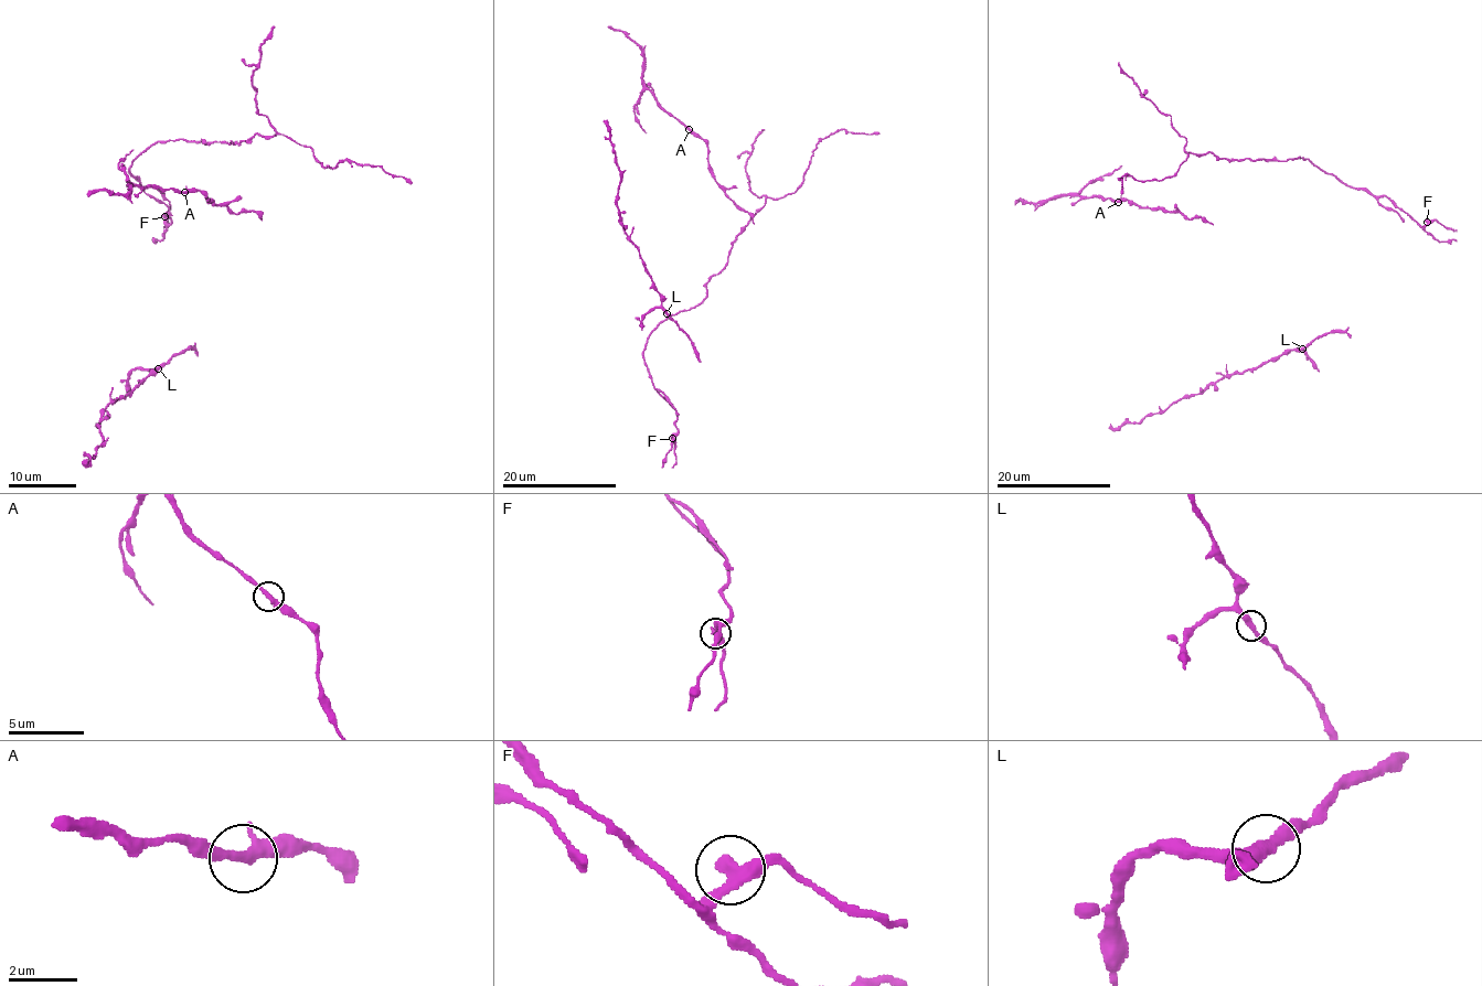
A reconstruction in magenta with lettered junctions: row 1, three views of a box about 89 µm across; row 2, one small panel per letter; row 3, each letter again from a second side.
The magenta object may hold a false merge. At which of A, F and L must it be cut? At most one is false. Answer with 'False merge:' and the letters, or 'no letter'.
False merge: no letter

